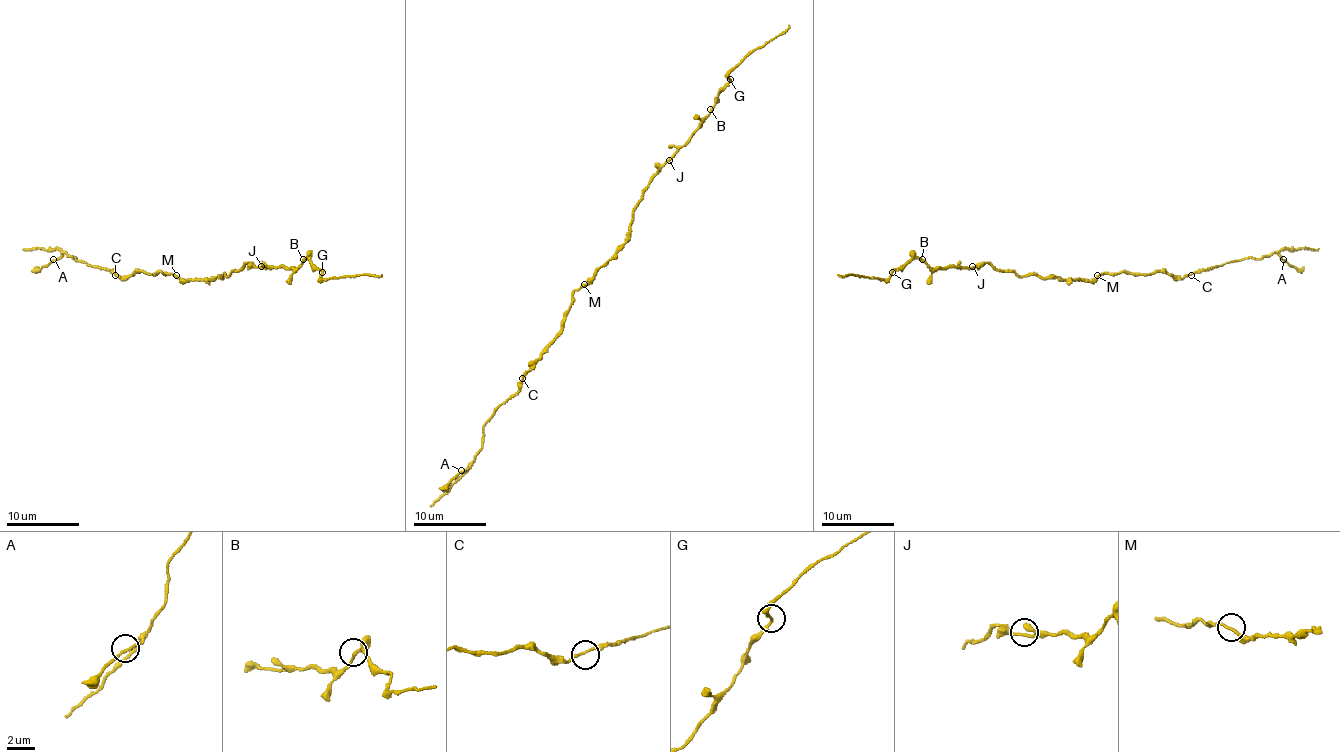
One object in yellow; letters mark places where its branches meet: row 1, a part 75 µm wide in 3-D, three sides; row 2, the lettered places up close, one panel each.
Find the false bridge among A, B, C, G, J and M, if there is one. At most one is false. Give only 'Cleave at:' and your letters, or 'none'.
Cleave at: none

